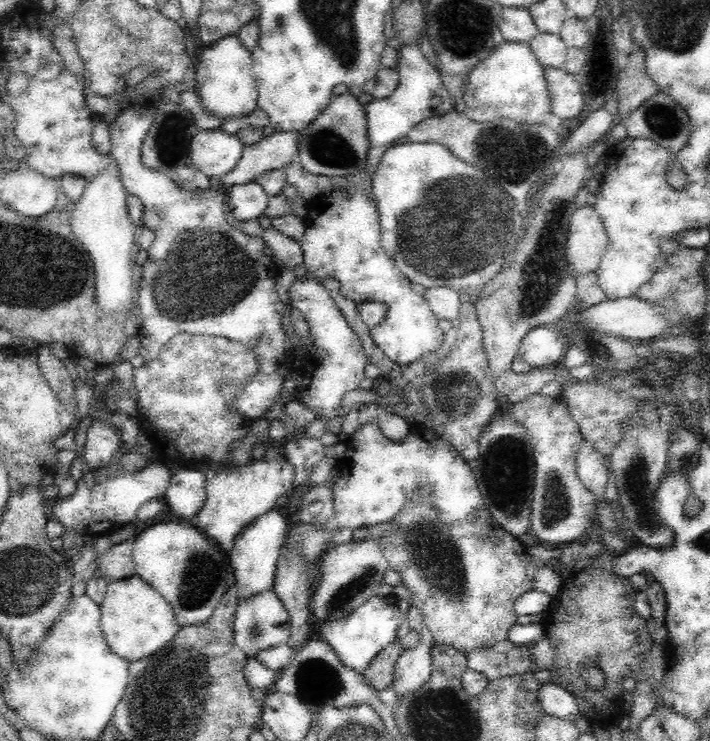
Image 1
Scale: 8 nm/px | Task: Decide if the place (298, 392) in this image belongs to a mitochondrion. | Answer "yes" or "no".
no

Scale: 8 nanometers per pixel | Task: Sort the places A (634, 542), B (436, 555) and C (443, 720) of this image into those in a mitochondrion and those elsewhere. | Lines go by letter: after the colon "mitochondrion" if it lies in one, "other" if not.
A: other
B: mitochondrion
C: mitochondrion

